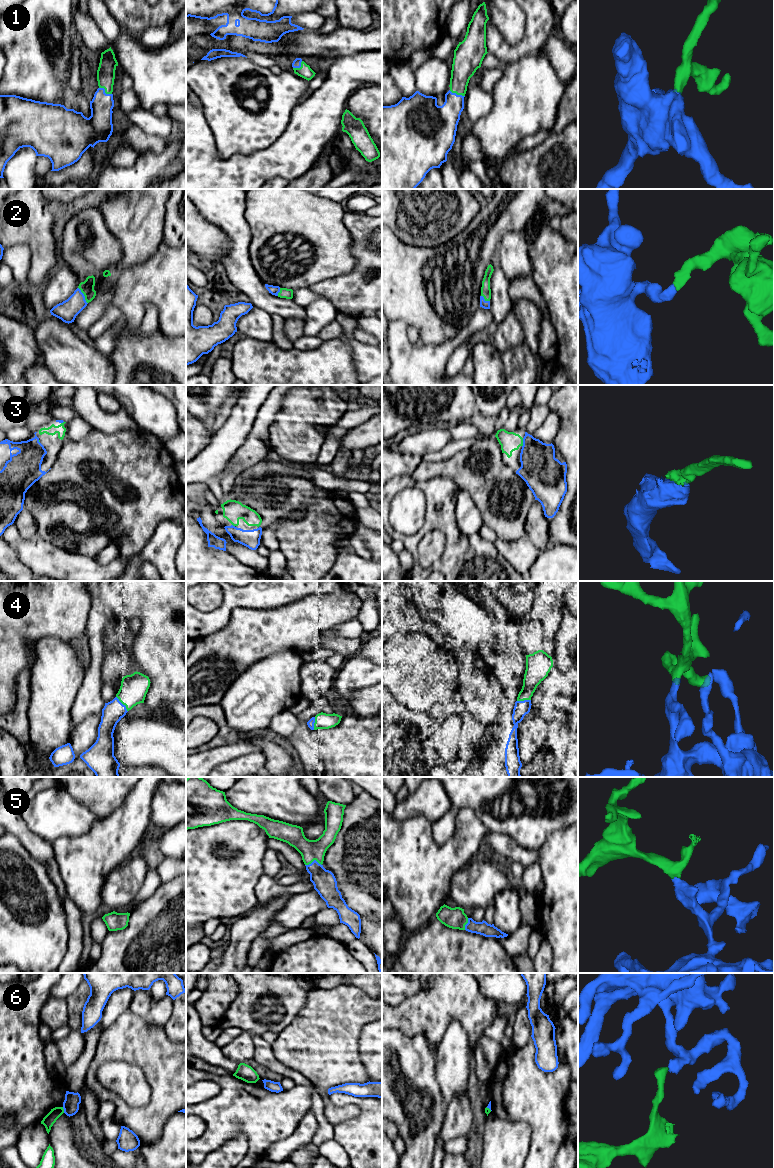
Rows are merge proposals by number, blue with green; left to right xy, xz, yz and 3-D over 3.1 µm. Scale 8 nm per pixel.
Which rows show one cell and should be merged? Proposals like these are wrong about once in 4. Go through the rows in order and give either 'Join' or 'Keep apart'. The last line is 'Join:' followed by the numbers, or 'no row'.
1: Join
2: Join
3: Join
4: Join
5: Join
6: Keep apart
Join: 1, 2, 3, 4, 5

